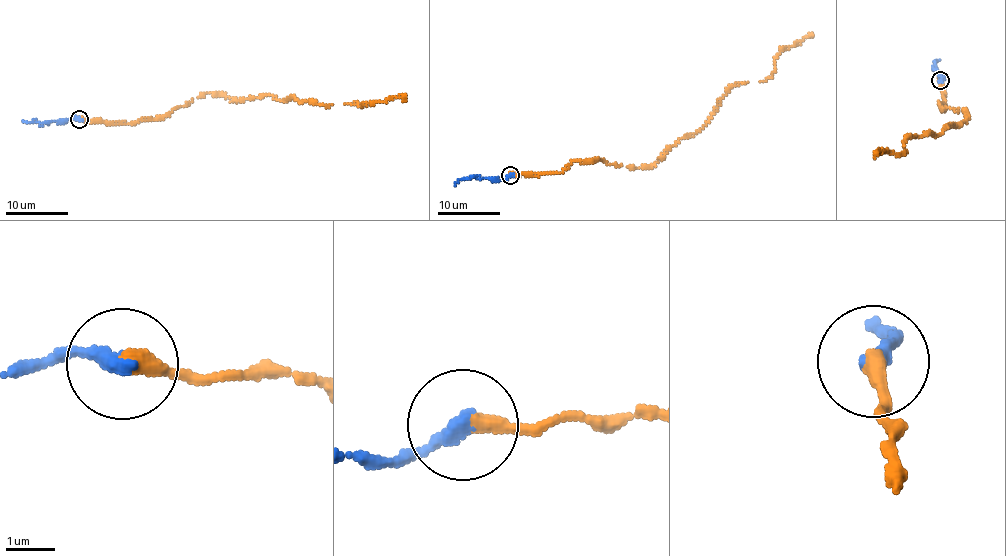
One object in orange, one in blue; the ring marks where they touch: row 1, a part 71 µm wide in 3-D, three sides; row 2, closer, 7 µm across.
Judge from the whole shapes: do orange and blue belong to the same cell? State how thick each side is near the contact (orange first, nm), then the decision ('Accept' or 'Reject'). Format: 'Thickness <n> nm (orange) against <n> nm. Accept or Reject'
Thickness 360 nm (orange) against 340 nm. Accept

